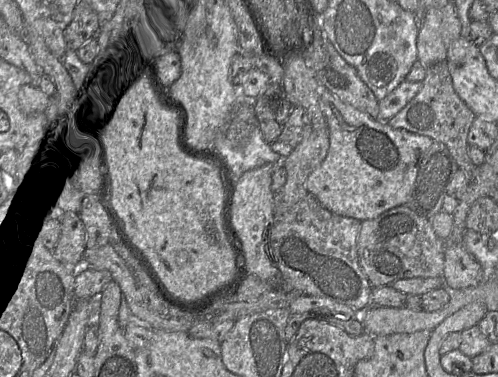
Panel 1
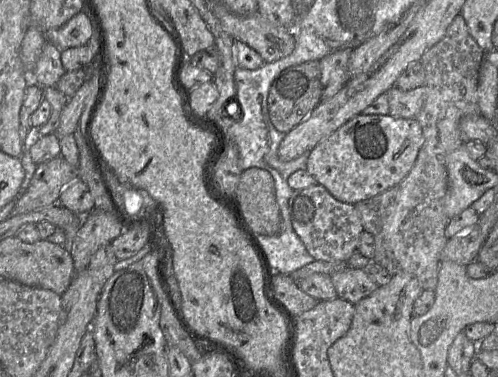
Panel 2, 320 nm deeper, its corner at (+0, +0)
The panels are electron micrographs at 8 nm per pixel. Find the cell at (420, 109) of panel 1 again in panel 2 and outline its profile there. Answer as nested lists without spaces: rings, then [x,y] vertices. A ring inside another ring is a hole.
[[[396,86],[386,92],[389,103],[389,114],[393,117],[416,119],[426,99],[425,86],[410,91],[402,91]]]

